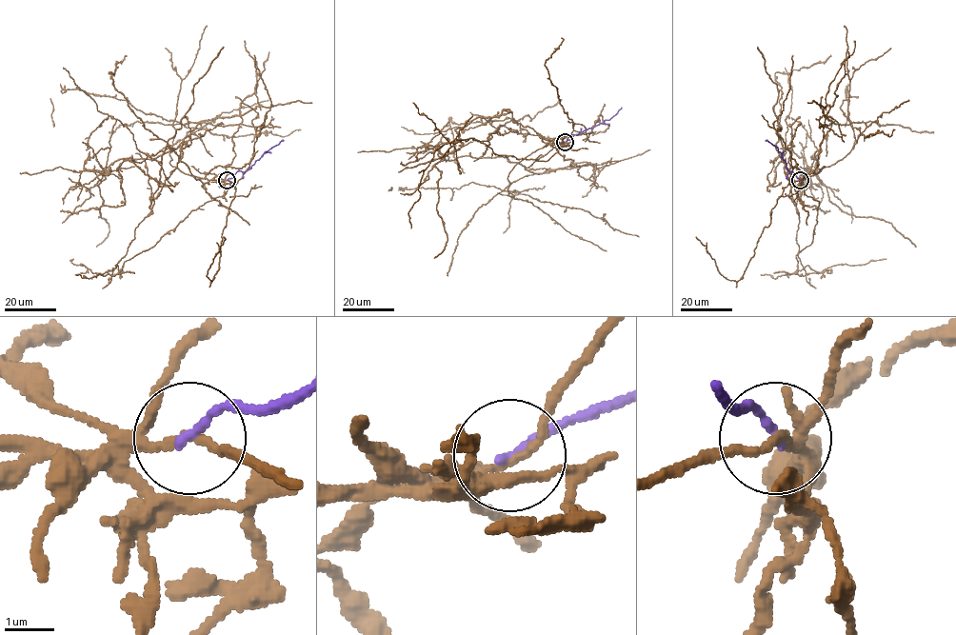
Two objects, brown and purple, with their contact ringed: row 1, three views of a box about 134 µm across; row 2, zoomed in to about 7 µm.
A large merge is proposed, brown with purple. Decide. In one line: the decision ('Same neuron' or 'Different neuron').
Different neuron

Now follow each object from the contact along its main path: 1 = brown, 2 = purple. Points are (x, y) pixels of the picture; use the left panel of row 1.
1: (227, 180), (236, 125), (199, 123), (153, 159), (113, 162), (97, 183), (109, 230), (96, 247)
2: (227, 180), (238, 170), (247, 170), (266, 150), (284, 140)

